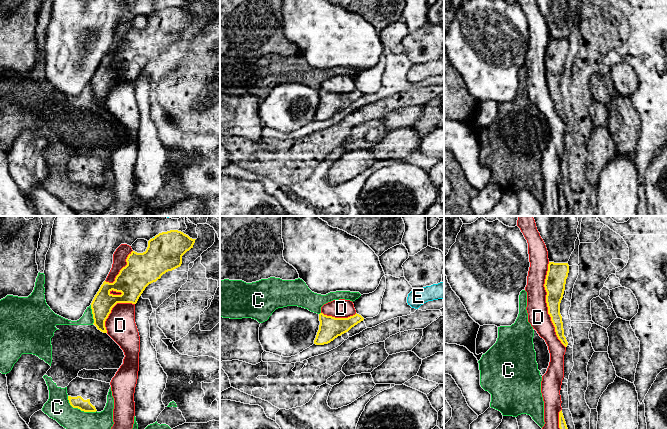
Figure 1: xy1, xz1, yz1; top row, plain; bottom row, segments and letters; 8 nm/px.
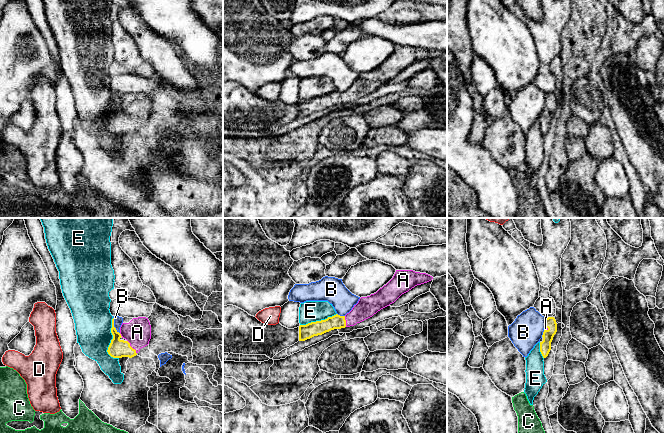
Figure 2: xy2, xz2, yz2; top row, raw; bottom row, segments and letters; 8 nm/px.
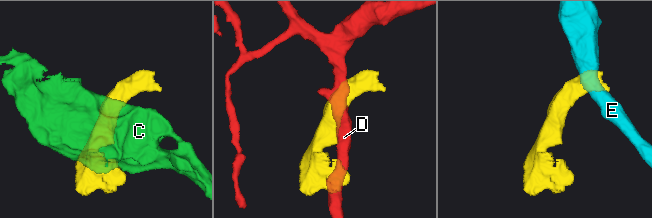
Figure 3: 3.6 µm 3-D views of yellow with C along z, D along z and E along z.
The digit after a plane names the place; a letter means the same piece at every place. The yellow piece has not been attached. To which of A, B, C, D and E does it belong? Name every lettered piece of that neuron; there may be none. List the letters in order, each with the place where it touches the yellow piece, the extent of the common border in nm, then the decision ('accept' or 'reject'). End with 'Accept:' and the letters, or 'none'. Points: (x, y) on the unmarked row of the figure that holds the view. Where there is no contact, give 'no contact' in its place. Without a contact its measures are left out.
A: meets yellow in xy2 at (131, 123); contact 130 nm long; accept
B: meets yellow in xy2 at (113, 101); contact 140 nm long; reject
C: meets yellow in xy1 at (79, 184); contact 260 nm long; reject
D: meets yellow in yz1 at (547, 81); contact 700 nm long; reject
E: meets yellow in xy2 at (111, 117); contact 340 nm long; reject
Accept: A

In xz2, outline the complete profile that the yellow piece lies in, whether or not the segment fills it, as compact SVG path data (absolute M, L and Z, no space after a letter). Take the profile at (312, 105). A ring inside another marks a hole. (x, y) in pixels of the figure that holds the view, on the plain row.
M396 46L393 54L386 61L370 72L361 73L345 92L336 90L325 96L300 101L299 117L305 117L334 105L354 102L394 79L402 70L415 62L427 59L432 55L433 53L426 49Z

